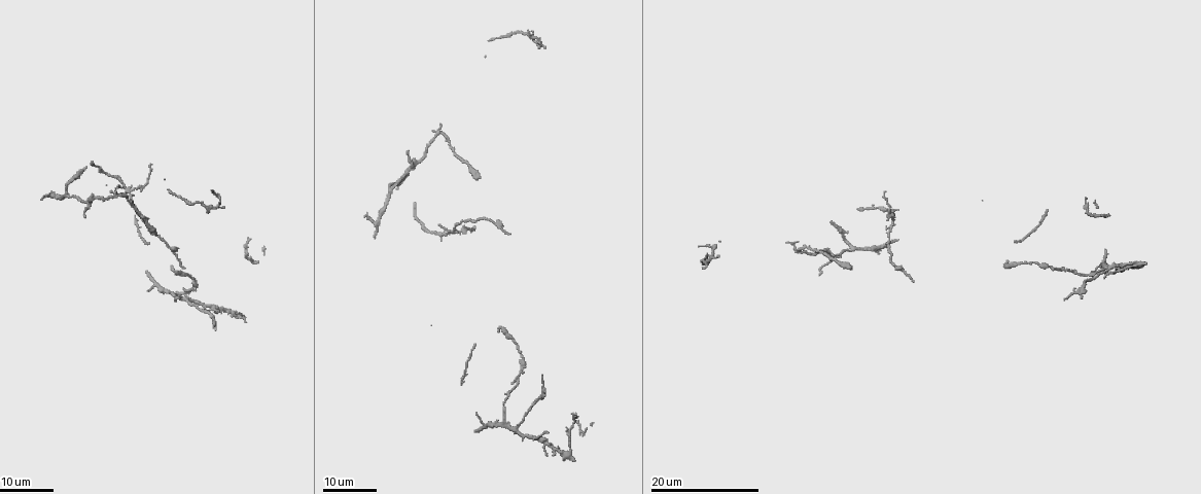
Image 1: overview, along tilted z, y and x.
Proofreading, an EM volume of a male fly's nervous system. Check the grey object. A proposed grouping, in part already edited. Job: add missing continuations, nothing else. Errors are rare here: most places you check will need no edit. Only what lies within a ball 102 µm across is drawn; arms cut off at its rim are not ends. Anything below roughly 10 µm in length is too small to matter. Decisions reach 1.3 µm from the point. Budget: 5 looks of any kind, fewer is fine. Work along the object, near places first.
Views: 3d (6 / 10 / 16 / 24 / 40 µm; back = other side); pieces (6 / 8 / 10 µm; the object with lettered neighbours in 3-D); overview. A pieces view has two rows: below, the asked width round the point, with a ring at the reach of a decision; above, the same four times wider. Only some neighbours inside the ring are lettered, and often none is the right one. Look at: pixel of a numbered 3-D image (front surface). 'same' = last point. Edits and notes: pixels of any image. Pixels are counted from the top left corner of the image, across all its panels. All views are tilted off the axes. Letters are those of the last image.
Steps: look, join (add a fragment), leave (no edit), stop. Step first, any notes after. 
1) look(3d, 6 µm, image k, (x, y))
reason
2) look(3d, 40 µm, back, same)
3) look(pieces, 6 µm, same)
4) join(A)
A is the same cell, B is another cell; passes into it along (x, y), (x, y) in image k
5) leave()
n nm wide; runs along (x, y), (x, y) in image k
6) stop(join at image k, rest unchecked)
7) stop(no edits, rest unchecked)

look(3d, 24 µm, image 1, (796, 241))

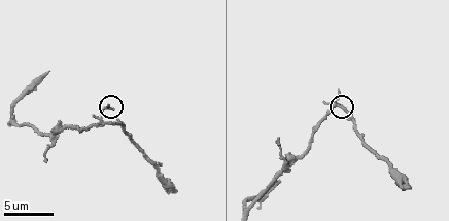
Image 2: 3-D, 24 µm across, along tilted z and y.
look(pieces, 6 µm, image 2, (113, 109))
see the neighbours

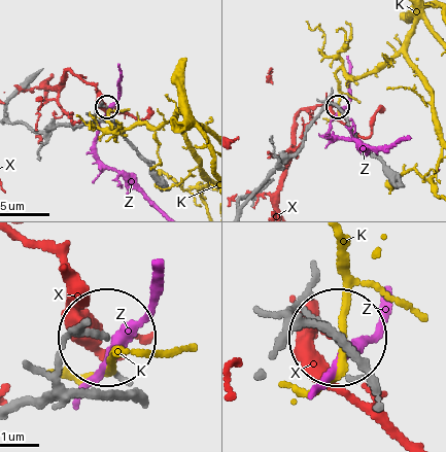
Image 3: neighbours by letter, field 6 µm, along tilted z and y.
leave()
K, X and Z are other cells; runs along (9, 122), (42, 131), (74, 128), (106, 106) in image 3; none of them fits

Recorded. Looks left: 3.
look(3d, 10 µm, image 2, (280, 139))
free end

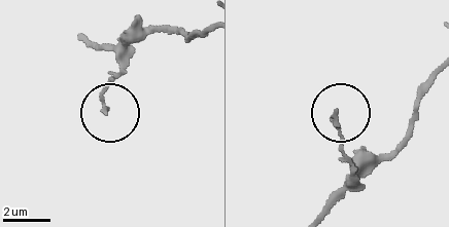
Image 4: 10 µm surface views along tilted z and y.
look(pieces, 8 µm, image 4, (106, 112))

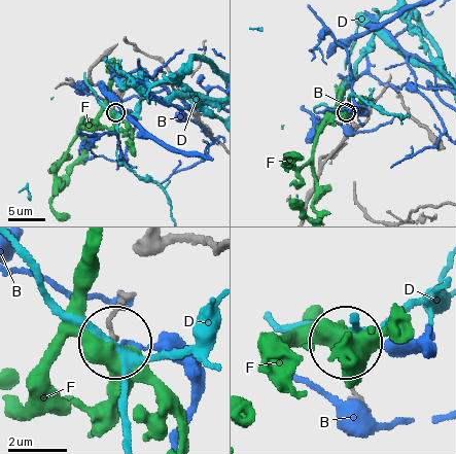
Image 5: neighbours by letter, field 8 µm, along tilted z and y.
leave()
B, D and F are other cells; runs along (128, 297), (109, 321), (114, 341) in image 5; no lettered fragment goes on from it

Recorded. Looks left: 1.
look(pieces, 6 µm, image 2, (176, 189))

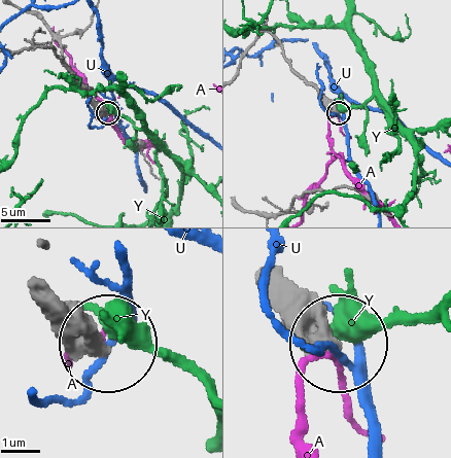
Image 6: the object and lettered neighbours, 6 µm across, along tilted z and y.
leave()
A, U and Y are other cells; no lettered fragment goes on from it

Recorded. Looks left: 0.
stop(no edits, rest unchecked)

